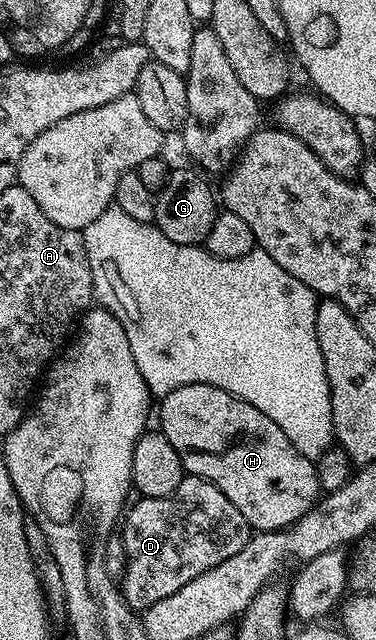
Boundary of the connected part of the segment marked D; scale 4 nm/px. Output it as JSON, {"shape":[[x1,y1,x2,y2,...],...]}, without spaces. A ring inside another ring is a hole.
{"shape":[[183,476,172,495,142,497,132,505,120,529,126,548,126,575,120,592,135,611,145,611,210,568,224,563,248,543,252,534,250,524,236,511,228,495,203,477]]}

